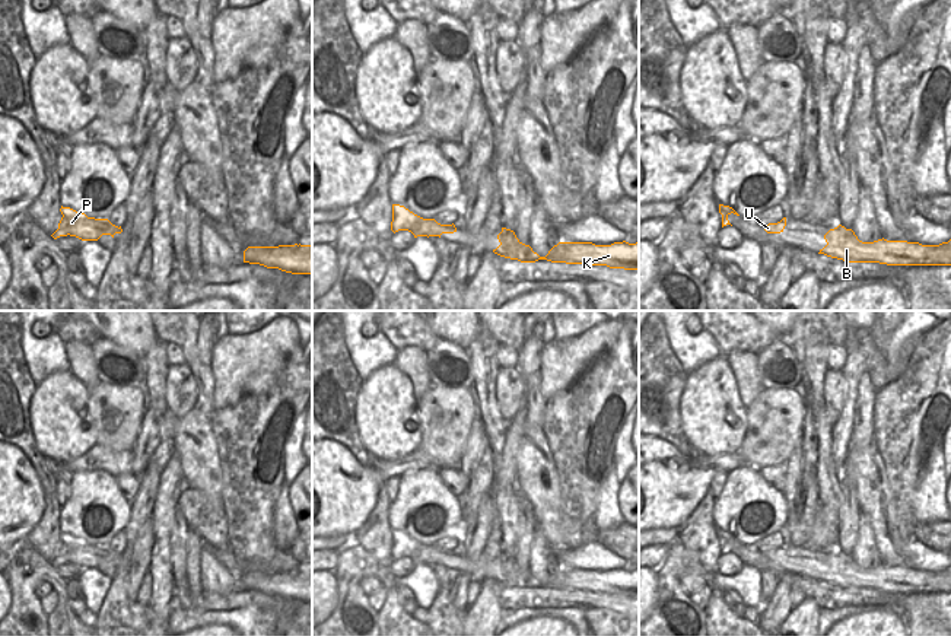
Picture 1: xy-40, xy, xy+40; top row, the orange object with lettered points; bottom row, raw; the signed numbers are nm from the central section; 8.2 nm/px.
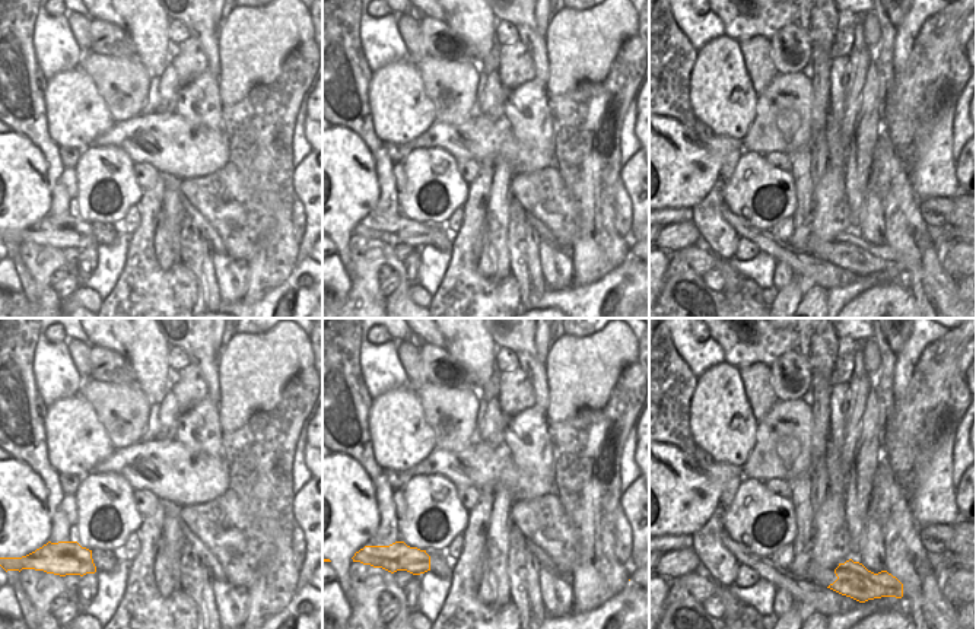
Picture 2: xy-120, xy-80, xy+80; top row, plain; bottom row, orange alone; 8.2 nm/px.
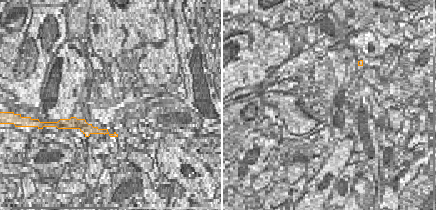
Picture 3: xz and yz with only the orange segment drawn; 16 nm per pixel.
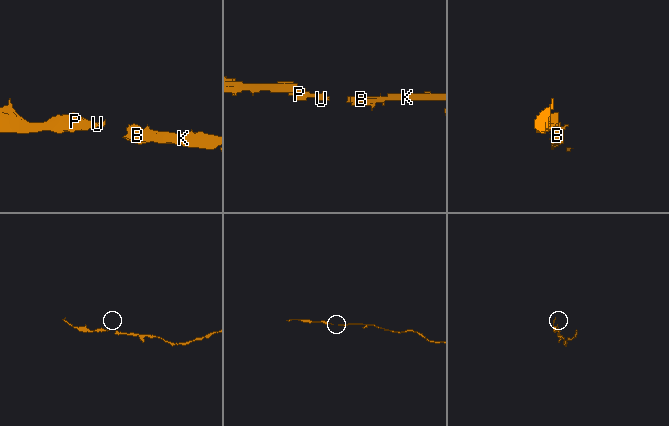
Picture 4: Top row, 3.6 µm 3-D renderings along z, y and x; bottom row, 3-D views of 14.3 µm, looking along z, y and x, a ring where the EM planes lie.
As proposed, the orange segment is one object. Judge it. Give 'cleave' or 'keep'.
keep

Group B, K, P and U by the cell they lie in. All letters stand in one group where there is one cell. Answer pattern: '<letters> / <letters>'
B K P U

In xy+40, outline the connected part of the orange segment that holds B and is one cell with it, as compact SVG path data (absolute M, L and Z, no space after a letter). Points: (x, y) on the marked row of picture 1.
M839 225L830 229L827 245L818 254L847 263L880 263L887 265L951 265L951 239L939 245L878 239L862 242L852 229Z

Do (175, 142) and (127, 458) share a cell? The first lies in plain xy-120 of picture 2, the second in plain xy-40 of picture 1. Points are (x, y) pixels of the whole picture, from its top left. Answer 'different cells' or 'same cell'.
same cell

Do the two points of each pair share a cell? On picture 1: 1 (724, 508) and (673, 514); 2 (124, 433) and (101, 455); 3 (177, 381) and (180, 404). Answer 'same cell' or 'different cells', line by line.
1: different cells
2: different cells
3: same cell

